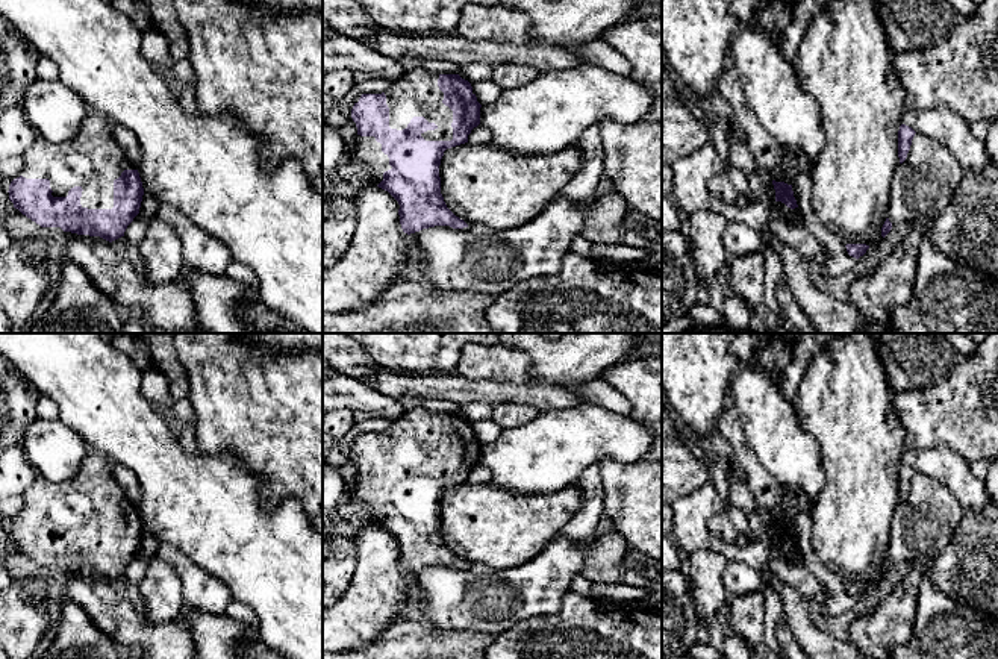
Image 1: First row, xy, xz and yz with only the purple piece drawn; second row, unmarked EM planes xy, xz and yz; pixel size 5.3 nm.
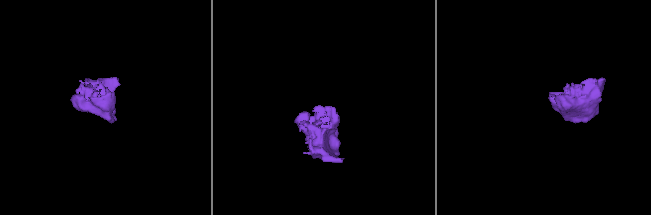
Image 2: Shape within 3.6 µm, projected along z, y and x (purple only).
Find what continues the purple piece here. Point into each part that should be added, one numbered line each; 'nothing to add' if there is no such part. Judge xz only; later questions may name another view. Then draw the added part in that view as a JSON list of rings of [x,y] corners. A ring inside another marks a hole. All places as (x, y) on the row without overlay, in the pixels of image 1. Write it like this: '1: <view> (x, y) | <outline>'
1: xz (417, 434) | [[[416,408],[392,423],[385,432],[391,468],[403,470],[413,456],[424,456],[438,465],[421,473],[426,480],[453,479],[453,450],[442,442],[444,432],[438,426],[438,418],[439,414]]]

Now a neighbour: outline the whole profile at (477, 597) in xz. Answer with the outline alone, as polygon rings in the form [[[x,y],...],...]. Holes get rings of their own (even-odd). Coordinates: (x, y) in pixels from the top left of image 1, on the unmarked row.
[[[598,535],[583,545],[557,538],[529,562],[510,568],[482,564],[423,568],[409,574],[412,598],[424,606],[429,623],[438,629],[497,635],[522,620],[559,612],[563,597],[571,591],[572,579],[583,576],[585,559],[597,541]]]

